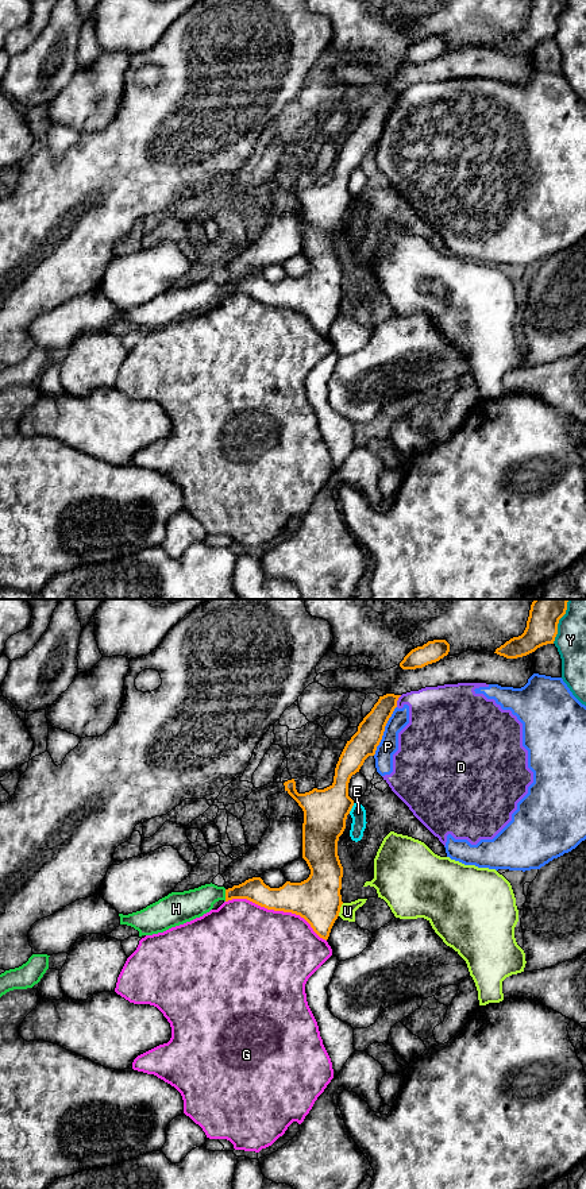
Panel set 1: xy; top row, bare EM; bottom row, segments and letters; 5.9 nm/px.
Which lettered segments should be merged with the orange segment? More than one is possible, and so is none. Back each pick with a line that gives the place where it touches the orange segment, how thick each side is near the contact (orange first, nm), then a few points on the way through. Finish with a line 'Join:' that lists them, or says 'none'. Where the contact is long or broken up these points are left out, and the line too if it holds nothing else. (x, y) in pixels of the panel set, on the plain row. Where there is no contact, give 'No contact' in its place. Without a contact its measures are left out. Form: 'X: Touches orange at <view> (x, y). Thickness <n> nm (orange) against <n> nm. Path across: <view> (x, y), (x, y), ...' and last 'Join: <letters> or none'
H: Touches orange at xy (226, 290). Thickness 140 nm (orange) against 180 nm. Path across: xy (254, 285), (226, 290), (207, 290), (185, 301)
Join: H

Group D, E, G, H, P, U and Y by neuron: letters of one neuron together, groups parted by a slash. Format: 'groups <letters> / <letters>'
groups D P / E / G / H / U / Y

